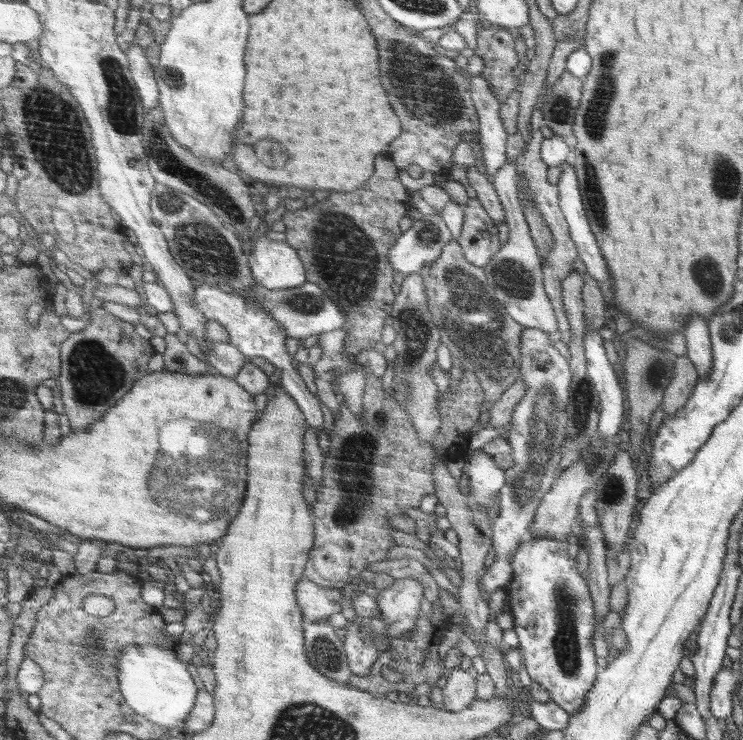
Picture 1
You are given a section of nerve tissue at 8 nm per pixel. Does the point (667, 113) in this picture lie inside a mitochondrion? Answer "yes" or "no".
no

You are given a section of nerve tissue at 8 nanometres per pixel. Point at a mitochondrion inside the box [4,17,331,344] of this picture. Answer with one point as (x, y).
(51, 126)

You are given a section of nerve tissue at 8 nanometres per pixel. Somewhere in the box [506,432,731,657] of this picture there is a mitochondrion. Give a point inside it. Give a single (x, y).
(615, 492)

